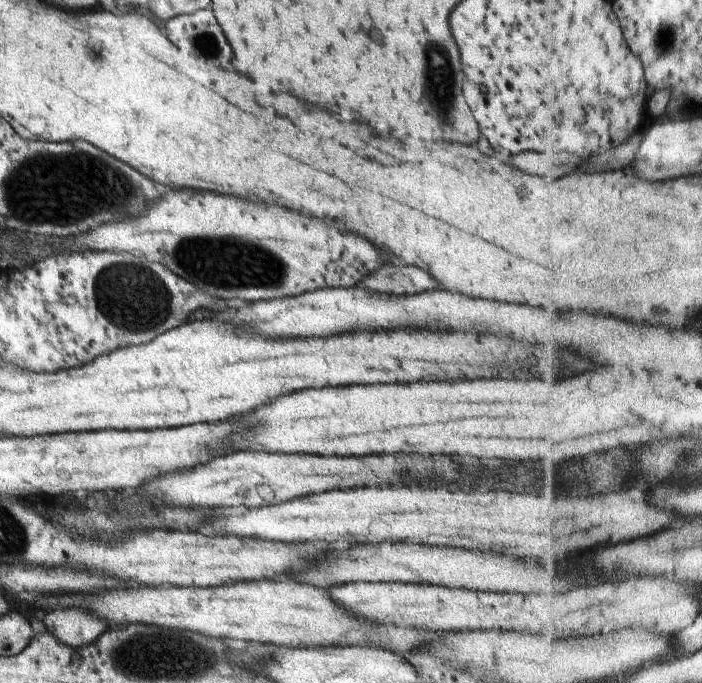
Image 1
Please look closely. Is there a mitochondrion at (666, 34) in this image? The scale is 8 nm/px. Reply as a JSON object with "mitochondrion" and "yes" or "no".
{"mitochondrion":"yes"}

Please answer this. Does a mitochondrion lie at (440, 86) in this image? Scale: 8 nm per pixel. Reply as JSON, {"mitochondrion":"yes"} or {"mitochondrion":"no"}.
{"mitochondrion":"yes"}

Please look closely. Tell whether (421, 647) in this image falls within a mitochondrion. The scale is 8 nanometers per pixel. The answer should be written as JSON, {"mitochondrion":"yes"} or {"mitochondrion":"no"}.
{"mitochondrion":"no"}

